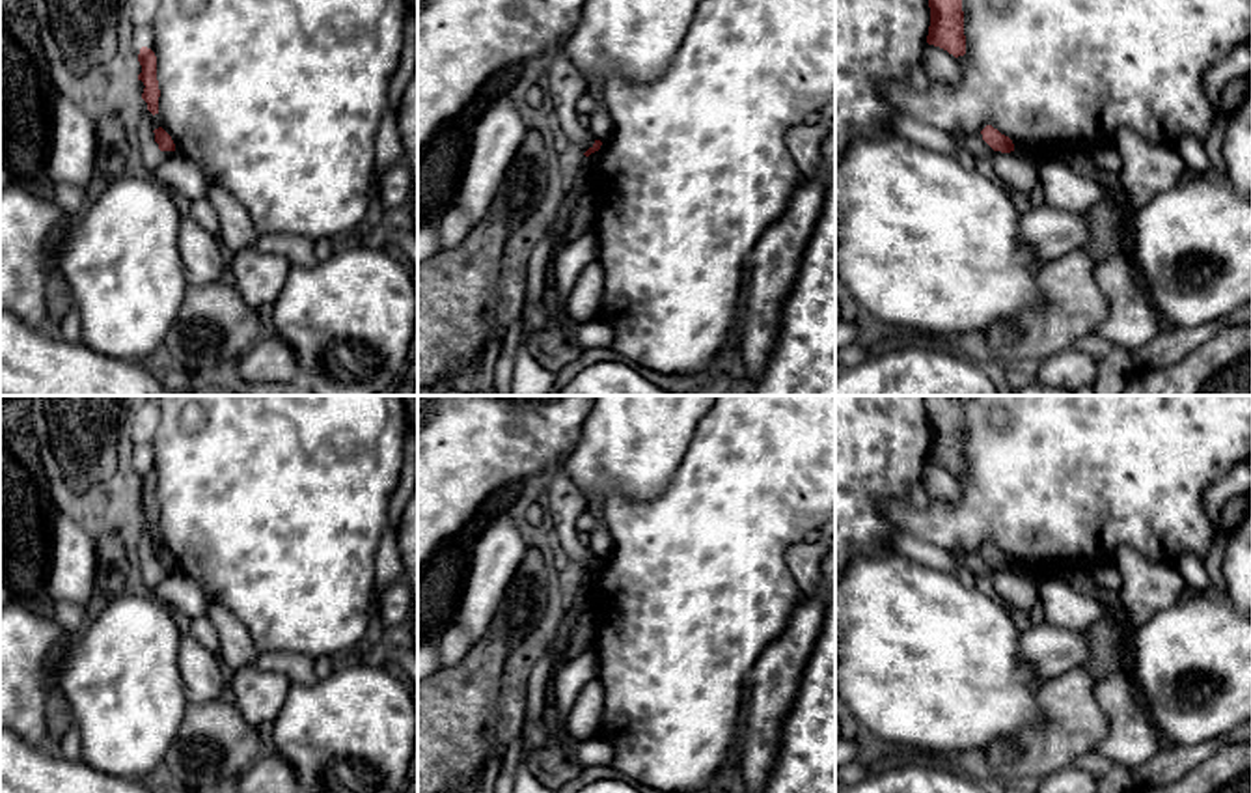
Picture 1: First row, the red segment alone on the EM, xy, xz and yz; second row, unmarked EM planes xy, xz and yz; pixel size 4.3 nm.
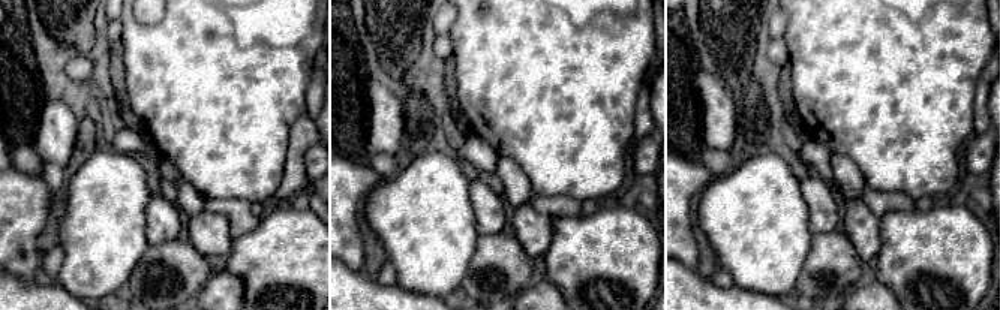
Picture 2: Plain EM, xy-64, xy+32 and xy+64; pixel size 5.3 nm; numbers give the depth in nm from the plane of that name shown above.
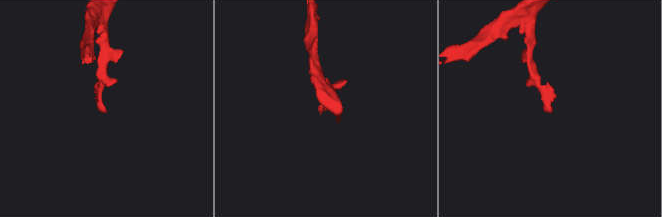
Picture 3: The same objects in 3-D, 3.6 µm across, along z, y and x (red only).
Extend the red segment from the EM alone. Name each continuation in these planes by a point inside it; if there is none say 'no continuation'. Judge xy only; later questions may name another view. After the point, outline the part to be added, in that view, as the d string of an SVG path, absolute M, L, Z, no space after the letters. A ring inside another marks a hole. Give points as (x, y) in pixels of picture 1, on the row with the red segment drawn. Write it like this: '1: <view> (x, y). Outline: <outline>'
1: xy (153, 122). Outline: M144 101L142 106L140 106L140 112L142 112L142 118L144 118L144 123L149 131L155 131L160 127L162 119L160 119L160 114L151 114L147 110L147 103Z

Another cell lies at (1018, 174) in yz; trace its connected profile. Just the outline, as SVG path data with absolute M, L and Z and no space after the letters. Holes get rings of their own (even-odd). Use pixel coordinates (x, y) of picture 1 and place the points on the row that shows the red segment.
M1018 151L1005 153L1001 159L992 160L997 179L1010 192L1029 194L1037 185L1037 164Z

